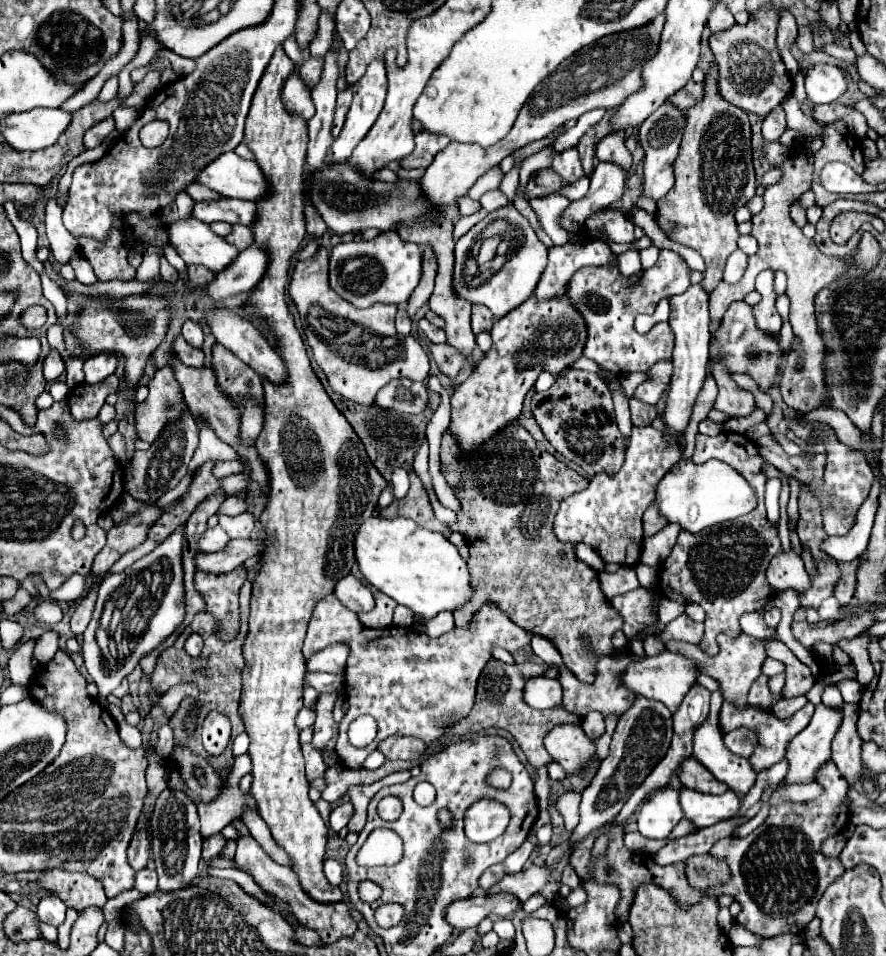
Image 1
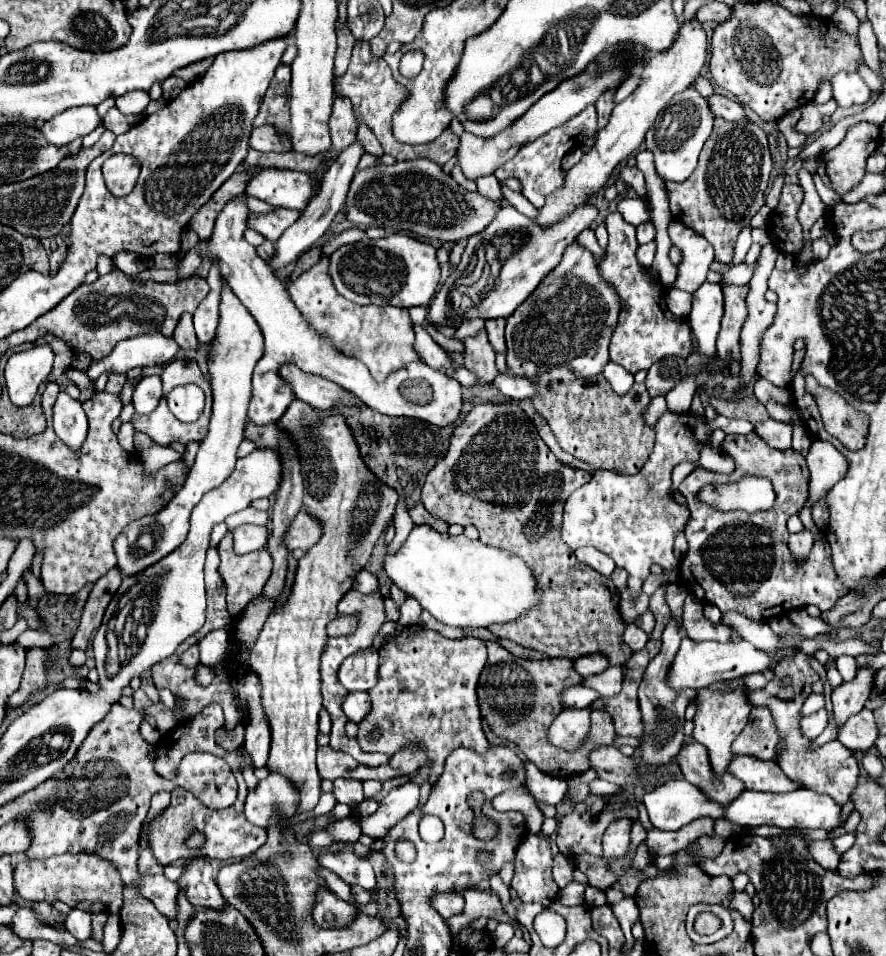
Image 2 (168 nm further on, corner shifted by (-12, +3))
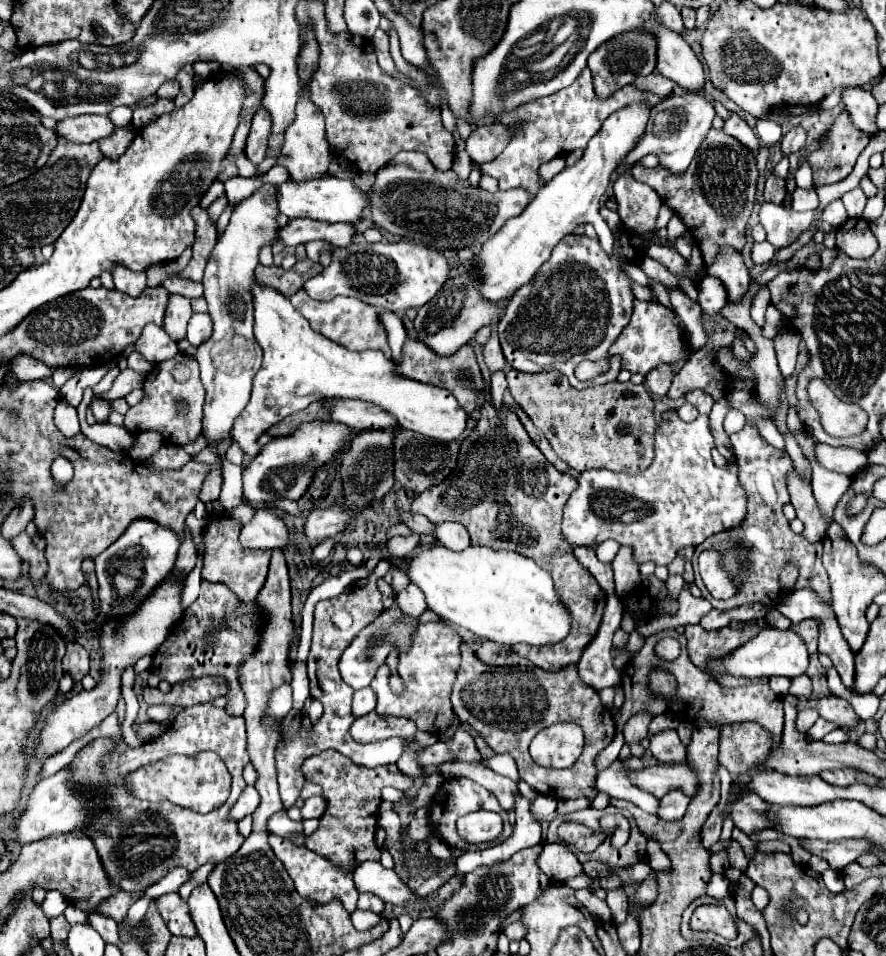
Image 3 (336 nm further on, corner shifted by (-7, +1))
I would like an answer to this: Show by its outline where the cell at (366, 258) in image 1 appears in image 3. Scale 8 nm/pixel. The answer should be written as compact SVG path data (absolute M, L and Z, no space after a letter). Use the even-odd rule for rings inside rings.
M352 242L346 248L334 248L332 262L316 278L304 284L304 290L316 300L332 300L336 296L352 296L362 302L388 312L402 312L408 308L422 308L434 298L440 286L450 278L446 258L424 246L412 242Z

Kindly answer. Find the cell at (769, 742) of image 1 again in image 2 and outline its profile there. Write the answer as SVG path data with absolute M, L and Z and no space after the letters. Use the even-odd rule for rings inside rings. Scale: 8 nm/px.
M821 708L819 712L815 712L811 716L805 716L801 720L801 730L811 740L815 740L825 730L825 726L827 726L827 712L825 712L825 708Z

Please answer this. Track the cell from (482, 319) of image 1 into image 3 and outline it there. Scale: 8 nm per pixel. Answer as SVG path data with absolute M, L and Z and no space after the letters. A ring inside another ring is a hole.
M492 330L492 336L490 336L490 340L486 342L486 346L482 350L484 350L484 362L490 368L490 372L506 368L506 360L504 360L504 354L500 350L500 342L498 342L496 330Z

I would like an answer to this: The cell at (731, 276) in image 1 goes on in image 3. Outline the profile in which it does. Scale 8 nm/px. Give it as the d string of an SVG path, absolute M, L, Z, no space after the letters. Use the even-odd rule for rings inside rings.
M760 242L760 244L752 246L752 254L750 256L752 256L752 260L756 264L760 264L760 262L768 262L774 256L774 252L776 252L776 248L770 242Z

